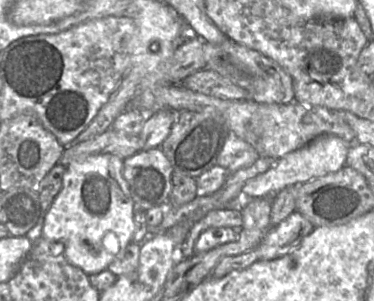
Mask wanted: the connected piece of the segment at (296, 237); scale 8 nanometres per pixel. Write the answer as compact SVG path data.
M293 211L278 225L270 226L267 230L257 246L258 260L273 260L290 253L313 228L312 223L302 214Z

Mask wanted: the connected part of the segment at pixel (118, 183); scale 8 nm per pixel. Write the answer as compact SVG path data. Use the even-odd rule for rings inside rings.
M112 154L91 155L83 160L76 160L66 167L66 171L63 175L62 188L44 215L42 237L49 241L62 242L65 246L63 255L71 265L80 268L87 275L97 274L107 270L109 264L118 256L122 256L126 247L130 244L130 242L132 242L132 236L134 232L134 213L135 205L131 197L128 183L123 177L123 160Z

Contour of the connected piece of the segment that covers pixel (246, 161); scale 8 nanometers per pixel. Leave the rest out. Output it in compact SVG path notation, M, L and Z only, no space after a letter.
M228 131L216 164L228 171L228 175L252 165L259 157L257 150L232 131Z

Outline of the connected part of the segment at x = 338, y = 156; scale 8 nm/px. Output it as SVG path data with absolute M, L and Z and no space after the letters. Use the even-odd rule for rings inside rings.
M335 135L320 136L302 148L276 160L273 166L265 173L248 180L243 185L240 195L244 199L271 197L288 186L301 185L328 173L338 171L346 164L351 144L353 143L348 143Z

